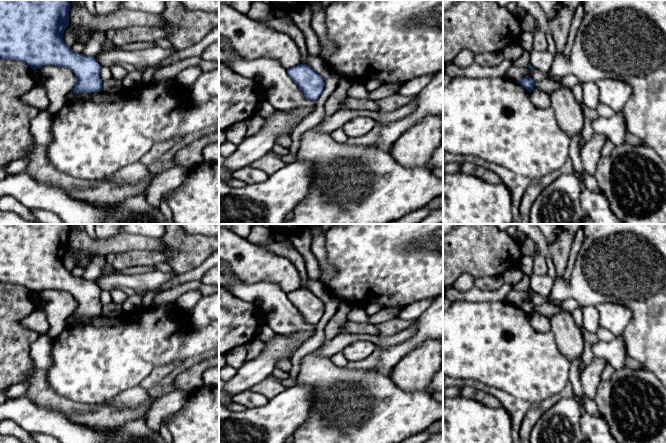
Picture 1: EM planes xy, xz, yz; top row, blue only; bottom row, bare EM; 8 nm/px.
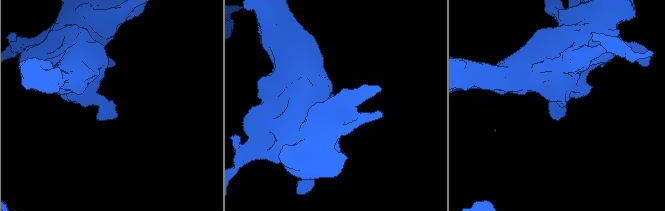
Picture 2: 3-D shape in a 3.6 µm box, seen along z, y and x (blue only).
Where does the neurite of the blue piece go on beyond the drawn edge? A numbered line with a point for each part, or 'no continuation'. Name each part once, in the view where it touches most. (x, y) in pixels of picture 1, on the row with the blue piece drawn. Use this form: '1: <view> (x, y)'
no continuation

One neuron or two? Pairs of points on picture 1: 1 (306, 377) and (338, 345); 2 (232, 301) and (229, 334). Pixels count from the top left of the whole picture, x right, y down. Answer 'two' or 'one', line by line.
1: two
2: one

